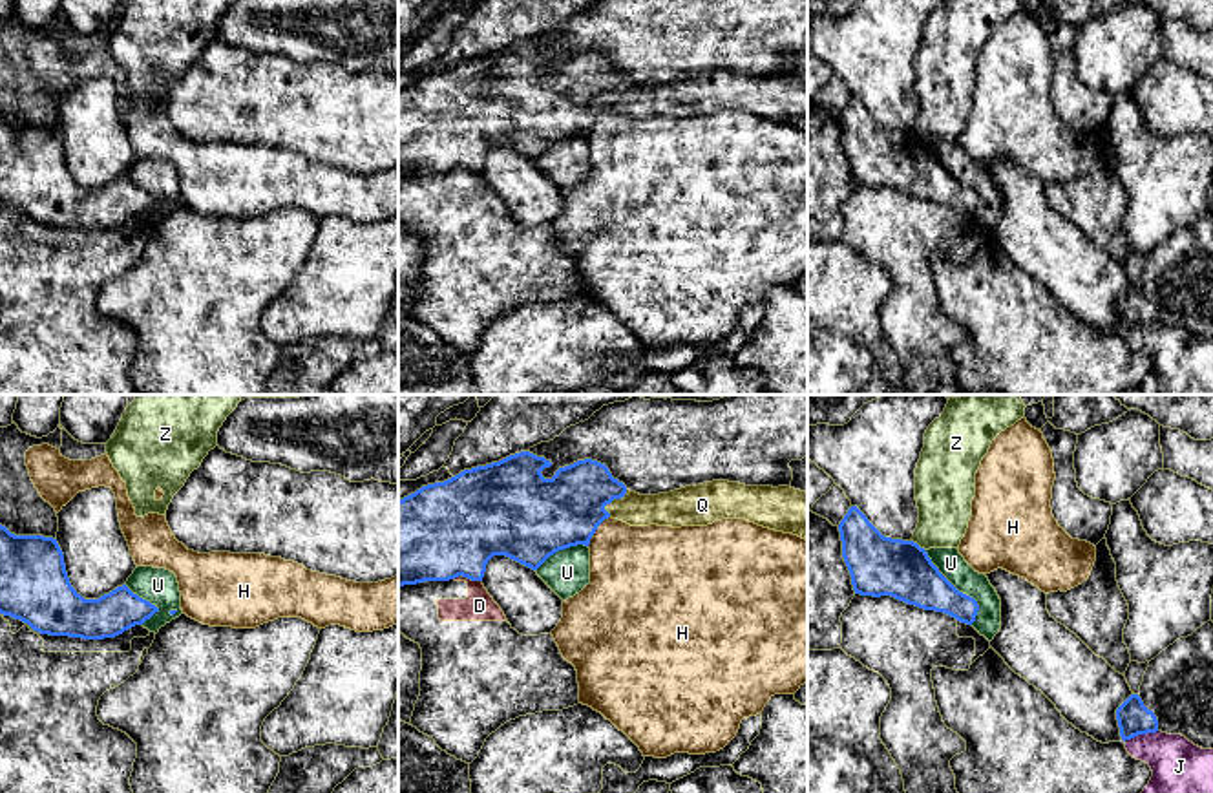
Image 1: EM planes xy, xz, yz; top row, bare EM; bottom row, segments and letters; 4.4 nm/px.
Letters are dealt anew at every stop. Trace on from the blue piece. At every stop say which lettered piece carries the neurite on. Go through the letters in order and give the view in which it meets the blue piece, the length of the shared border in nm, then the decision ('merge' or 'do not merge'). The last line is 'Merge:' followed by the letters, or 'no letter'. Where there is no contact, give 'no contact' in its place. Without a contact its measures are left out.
D: meets blue in xz; contact 130 nm long; do not merge
H: meets blue in xz; contact 170 nm long; do not merge
J: meets blue in yz; contact 160 nm long; do not merge
Q: meets blue in xz; contact 150 nm long; merge
U: meets blue in yz; contact 380 nm long; do not merge
Z: meets blue in yz; contact 80 nm long; do not merge
Merge: Q

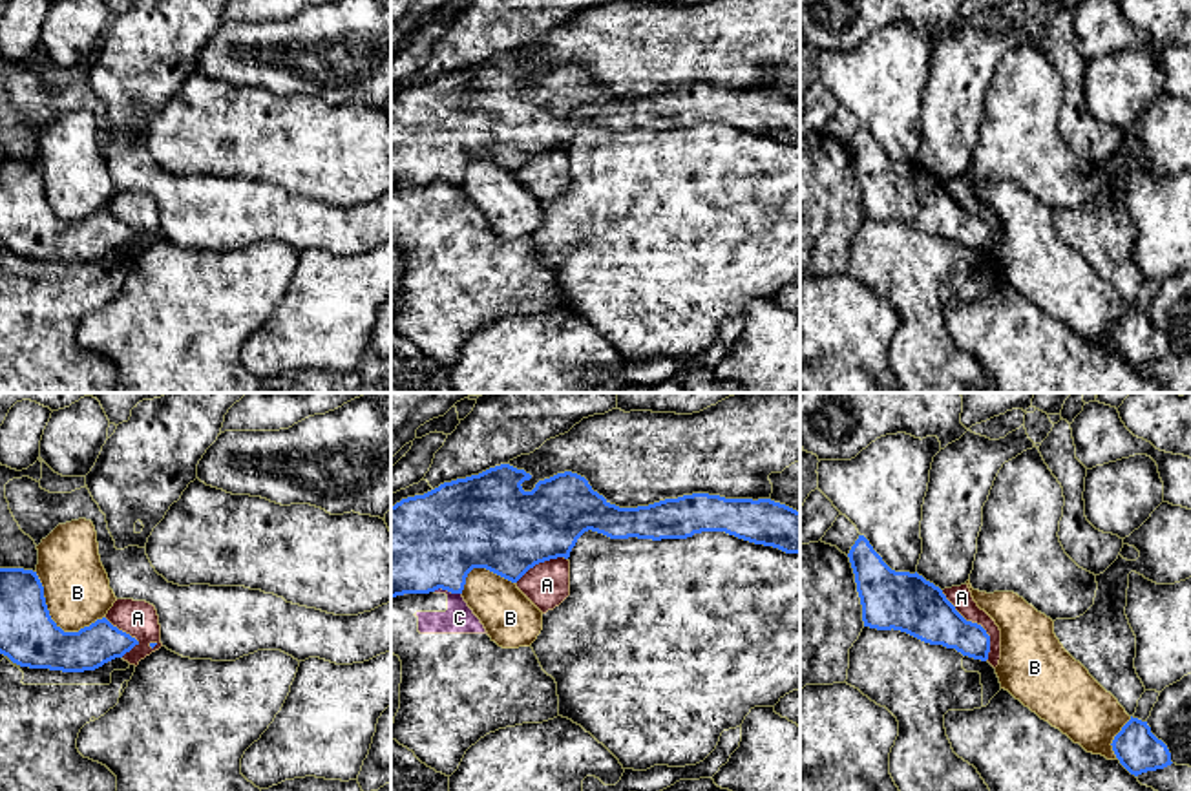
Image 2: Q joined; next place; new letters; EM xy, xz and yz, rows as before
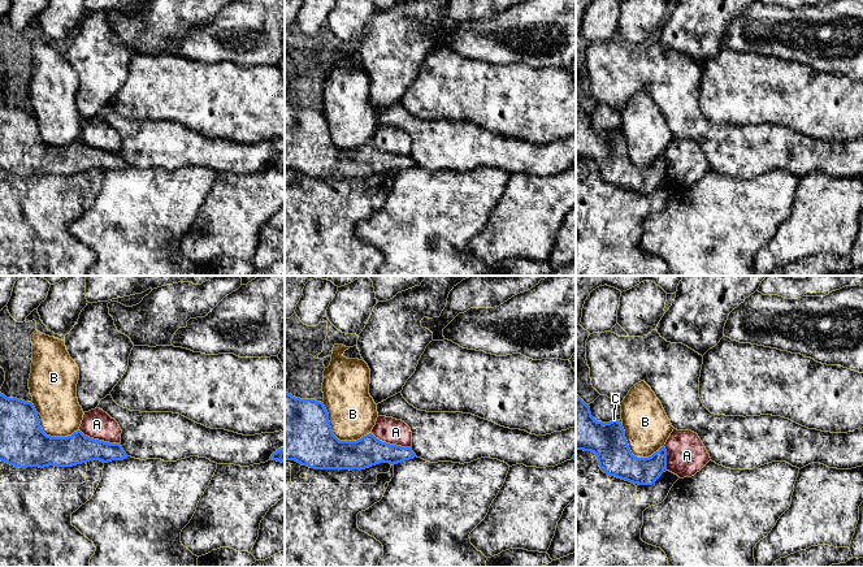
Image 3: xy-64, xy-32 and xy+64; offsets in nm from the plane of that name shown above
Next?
A: meets blue in yz; contact 380 nm long; do not merge
B: meets blue in xy; contact 380 nm long; do not merge
C: meets blue in xz; contact 130 nm long; do not merge
Merge: no letter

